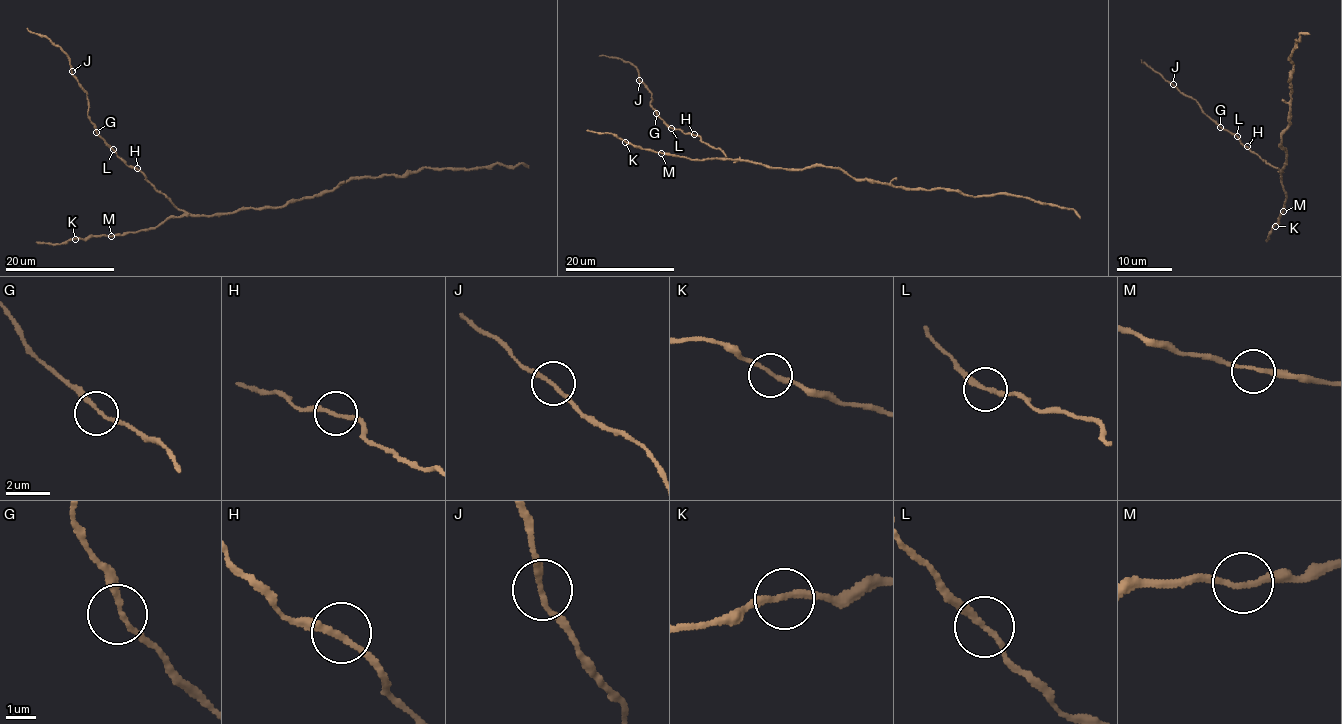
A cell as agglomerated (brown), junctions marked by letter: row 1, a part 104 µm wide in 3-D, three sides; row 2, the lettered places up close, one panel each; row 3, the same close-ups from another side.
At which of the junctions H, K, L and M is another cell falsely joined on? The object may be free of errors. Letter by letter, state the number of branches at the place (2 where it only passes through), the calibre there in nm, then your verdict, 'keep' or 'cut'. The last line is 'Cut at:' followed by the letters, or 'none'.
H: 2 | 190 nm | keep
K: 2 | 200 nm | keep
L: 2 | 190 nm | keep
M: 2 | 190 nm | keep
Cut at: none

